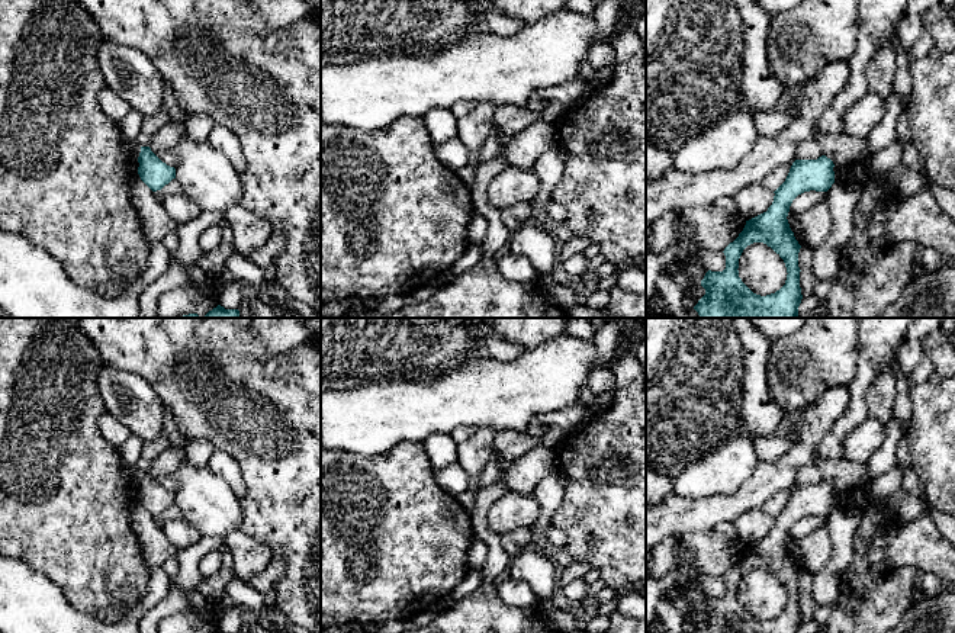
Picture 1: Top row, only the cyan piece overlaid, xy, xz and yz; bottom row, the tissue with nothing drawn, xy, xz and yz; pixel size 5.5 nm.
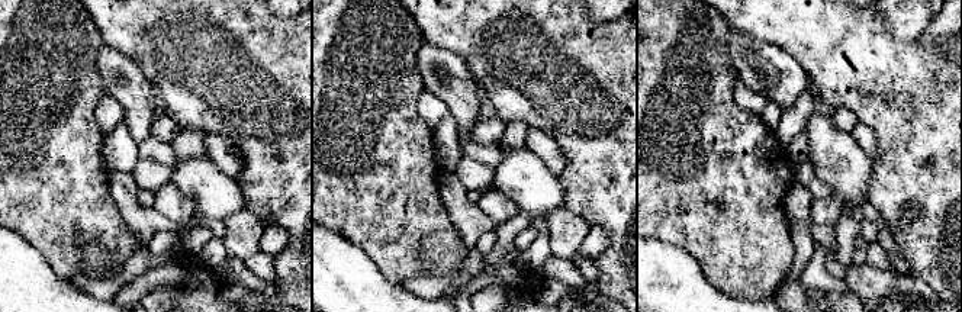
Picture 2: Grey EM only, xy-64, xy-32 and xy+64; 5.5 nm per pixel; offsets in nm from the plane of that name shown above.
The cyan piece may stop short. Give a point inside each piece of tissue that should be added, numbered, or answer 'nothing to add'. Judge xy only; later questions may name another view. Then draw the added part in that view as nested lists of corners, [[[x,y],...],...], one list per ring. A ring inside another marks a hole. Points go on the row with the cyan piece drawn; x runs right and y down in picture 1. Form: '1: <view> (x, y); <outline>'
1: xy (150, 125); [[[164,105],[163,109],[155,116],[142,121],[139,145],[148,147],[145,139],[152,136],[167,122],[170,122],[170,115],[167,106]]]

